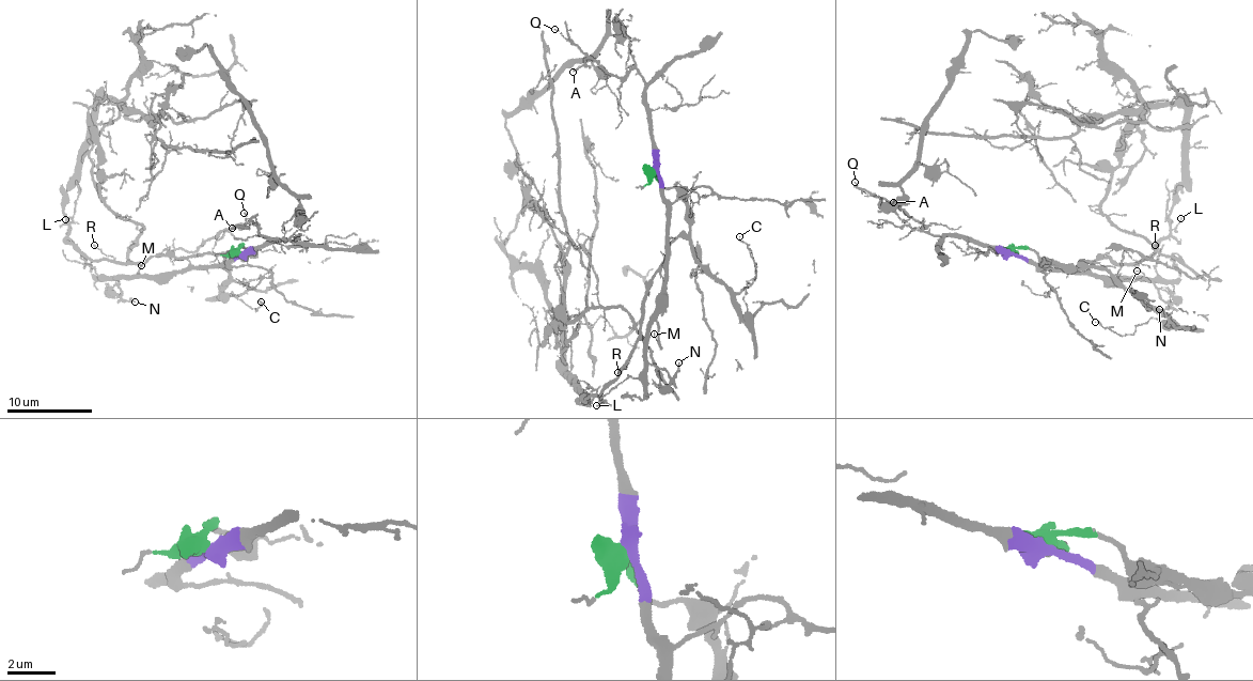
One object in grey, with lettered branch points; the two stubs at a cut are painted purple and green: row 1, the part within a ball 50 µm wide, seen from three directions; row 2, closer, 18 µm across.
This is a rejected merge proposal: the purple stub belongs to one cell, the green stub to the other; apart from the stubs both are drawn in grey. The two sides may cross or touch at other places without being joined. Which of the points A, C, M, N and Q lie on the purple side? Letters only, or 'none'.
A, M, N, Q

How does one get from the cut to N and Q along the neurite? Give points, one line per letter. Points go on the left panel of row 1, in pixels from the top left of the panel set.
N: (239, 254), (230, 257), (223, 264), (186, 267), (160, 276), (115, 278), (121, 297), (135, 300)
Q: (239, 254), (244, 257), (272, 242), (286, 243), (284, 238), (262, 235), (252, 221), (247, 222), (245, 212)

